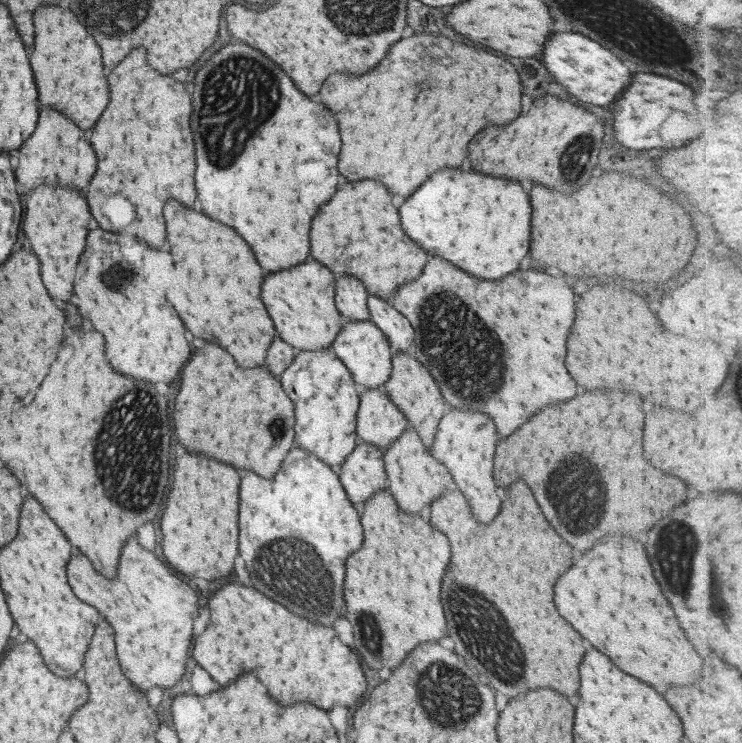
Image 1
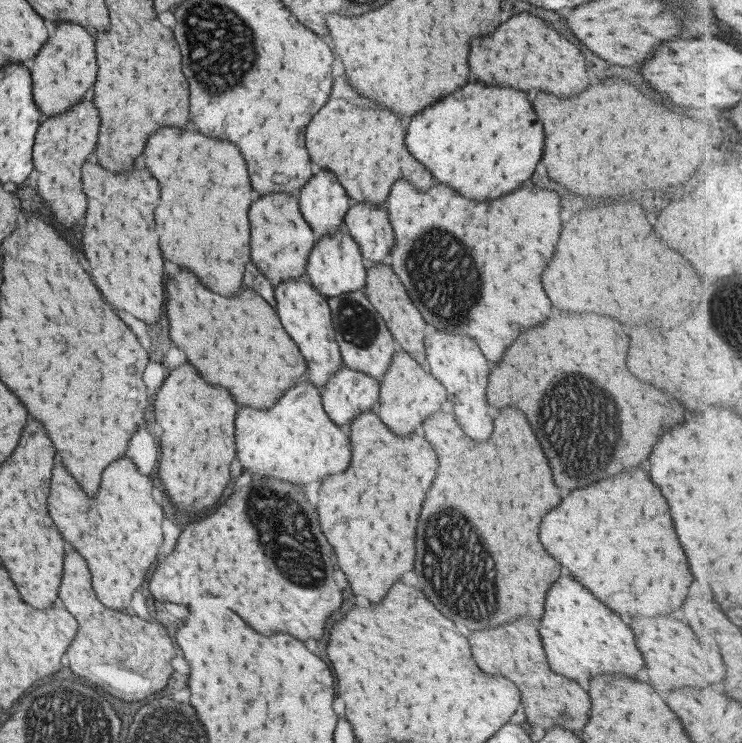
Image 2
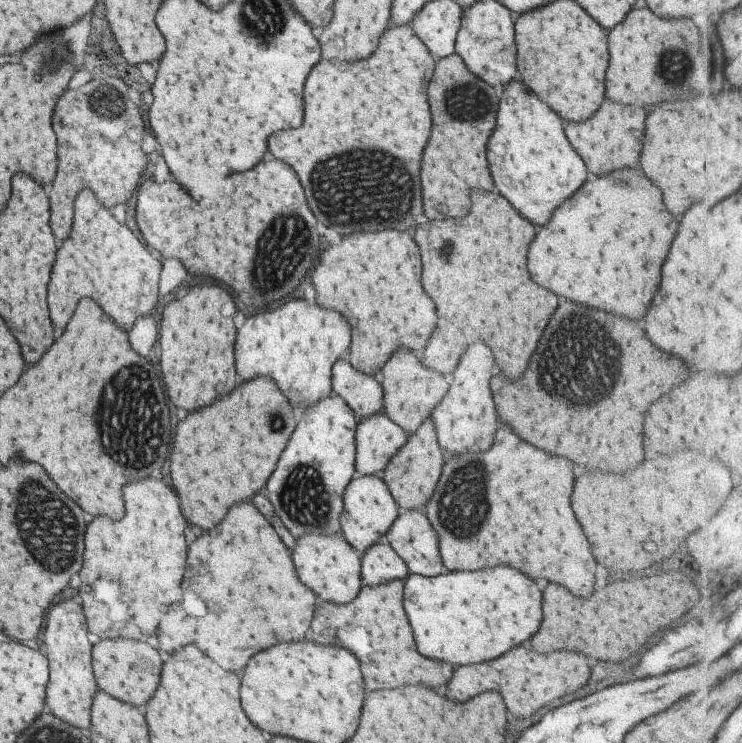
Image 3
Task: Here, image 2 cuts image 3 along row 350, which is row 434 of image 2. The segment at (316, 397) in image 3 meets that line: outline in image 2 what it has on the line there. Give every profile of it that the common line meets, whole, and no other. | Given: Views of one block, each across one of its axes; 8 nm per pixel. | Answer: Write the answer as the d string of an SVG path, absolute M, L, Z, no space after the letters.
M304 377L269 410L239 408L235 414L235 456L243 472L257 472L305 486L339 474L349 466L349 440L323 410L319 391Z

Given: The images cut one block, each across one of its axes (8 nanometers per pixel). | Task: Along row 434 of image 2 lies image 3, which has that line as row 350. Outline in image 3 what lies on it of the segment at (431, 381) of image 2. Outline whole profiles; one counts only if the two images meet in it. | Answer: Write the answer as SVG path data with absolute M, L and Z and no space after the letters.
M397 350L389 362L381 368L382 412L391 422L395 422L405 434L410 435L419 428L419 424L431 414L433 406L443 398L447 392L447 382L433 374L431 370L423 368L417 358L407 350Z

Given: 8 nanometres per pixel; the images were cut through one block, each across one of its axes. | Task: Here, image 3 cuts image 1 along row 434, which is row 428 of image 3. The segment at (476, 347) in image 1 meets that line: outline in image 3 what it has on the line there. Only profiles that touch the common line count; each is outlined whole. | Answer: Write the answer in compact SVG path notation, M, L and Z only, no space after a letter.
M501 426L495 432L493 446L485 454L465 454L465 458L451 458L443 466L441 478L423 508L436 534L443 566L450 573L505 564L531 580L555 582L573 596L587 598L593 592L595 560L569 506L571 484L573 468L567 460L543 454L541 450L525 444L507 426Z

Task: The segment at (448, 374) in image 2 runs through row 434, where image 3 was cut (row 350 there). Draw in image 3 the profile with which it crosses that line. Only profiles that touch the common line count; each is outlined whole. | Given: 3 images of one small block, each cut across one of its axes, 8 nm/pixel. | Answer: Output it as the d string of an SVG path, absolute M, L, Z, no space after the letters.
M481 342L473 344L461 356L445 398L437 404L437 410L433 410L431 418L435 424L435 432L437 432L437 444L447 454L463 456L463 454L477 454L477 452L489 450L493 434L499 428L491 392L489 392L491 368L493 368L491 350Z

